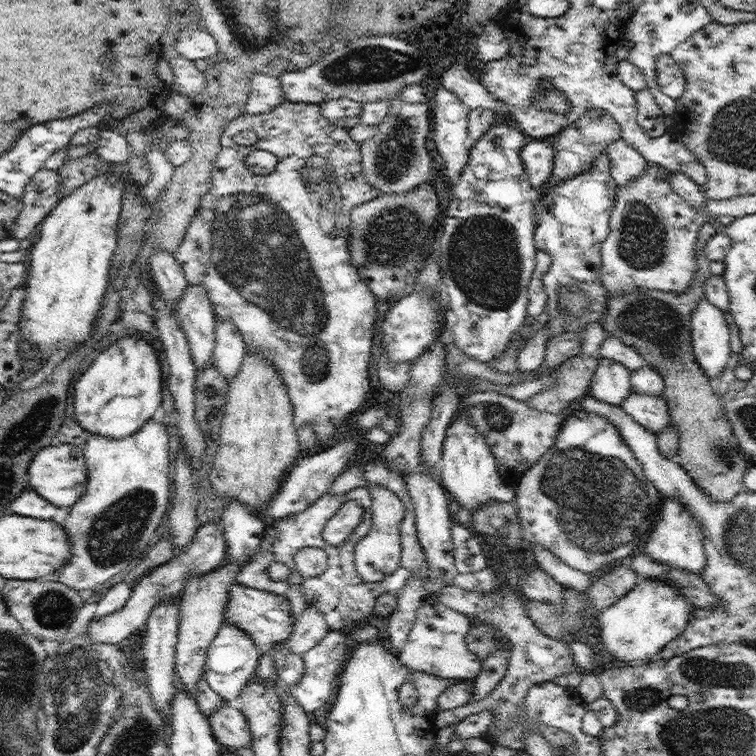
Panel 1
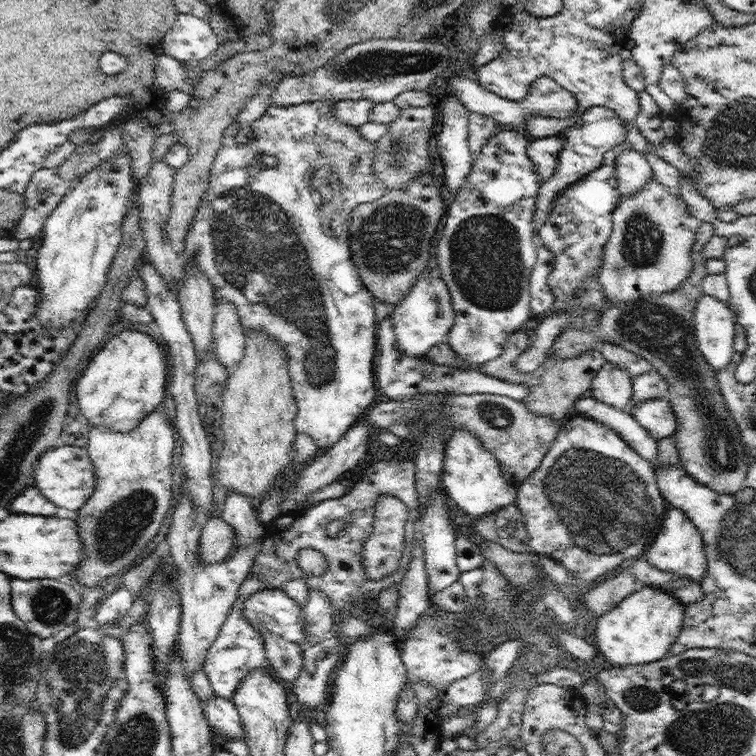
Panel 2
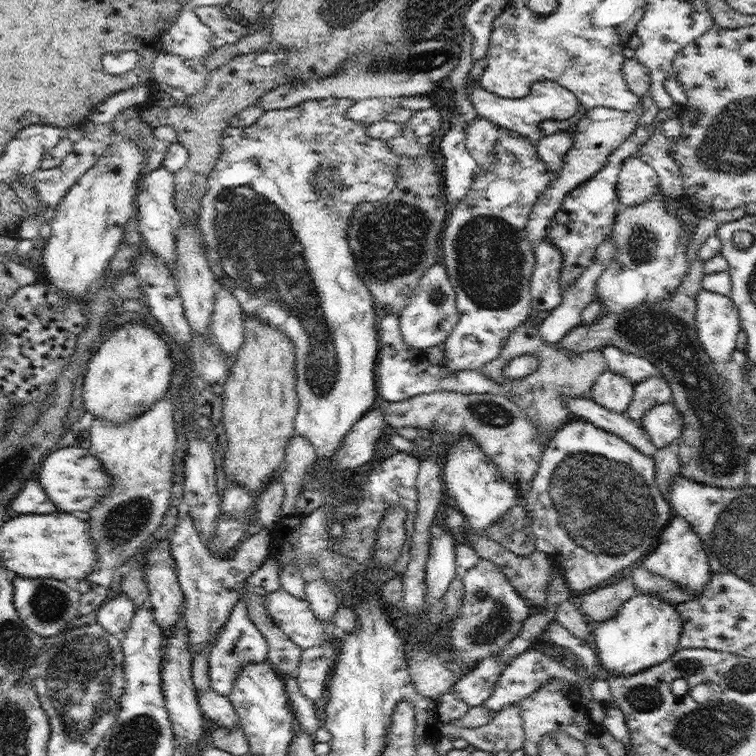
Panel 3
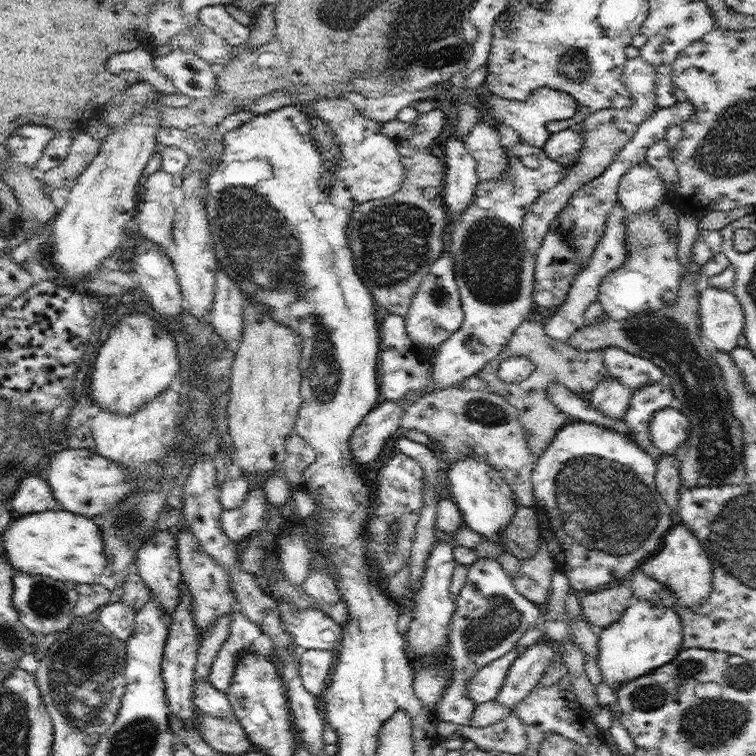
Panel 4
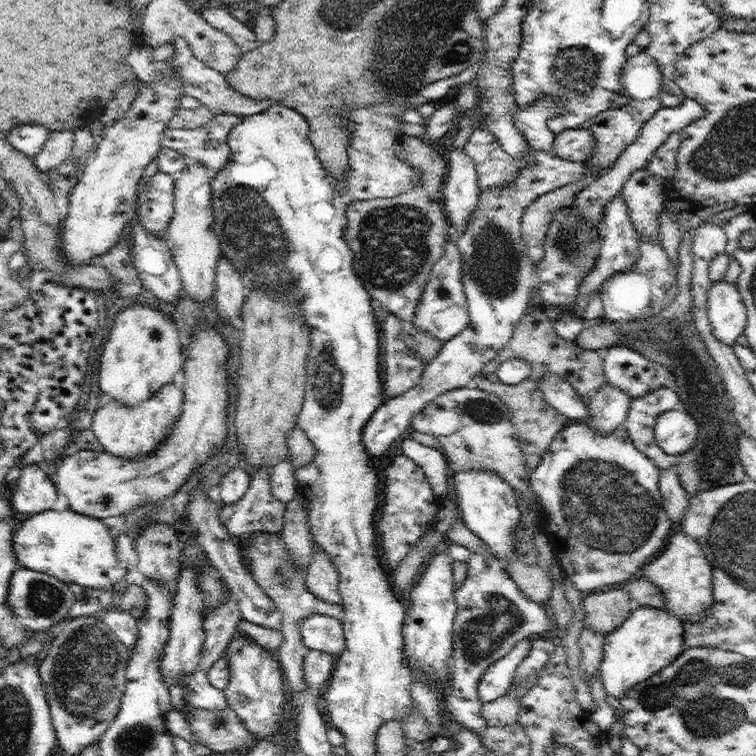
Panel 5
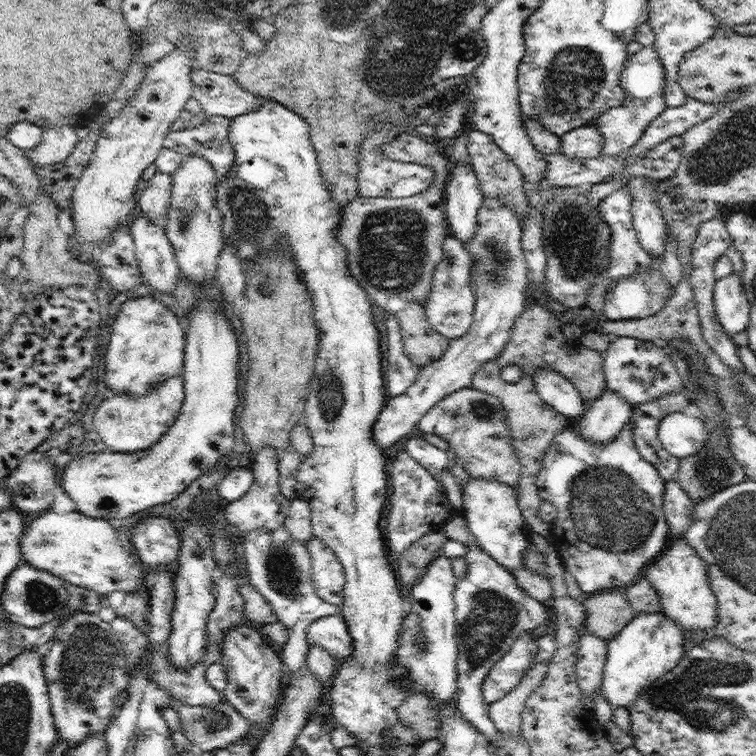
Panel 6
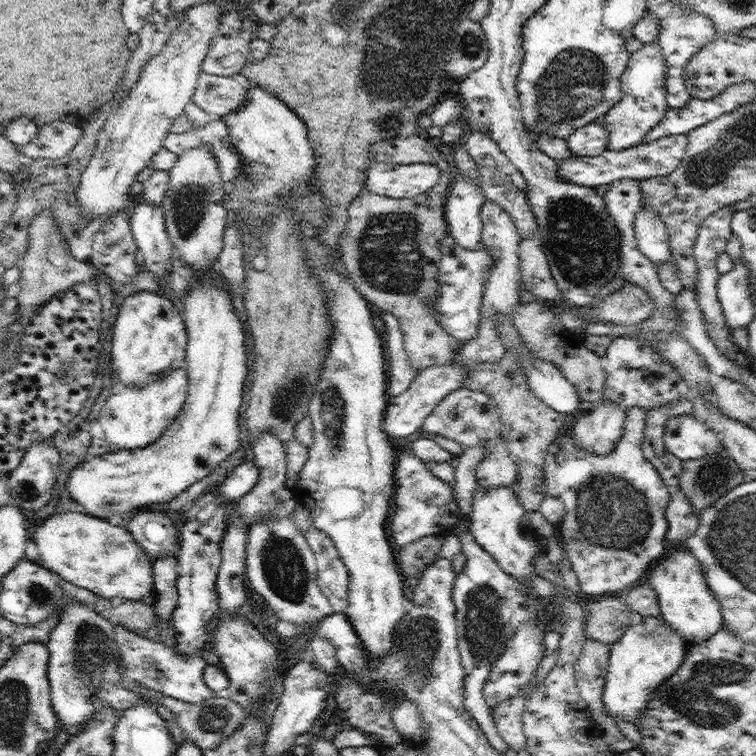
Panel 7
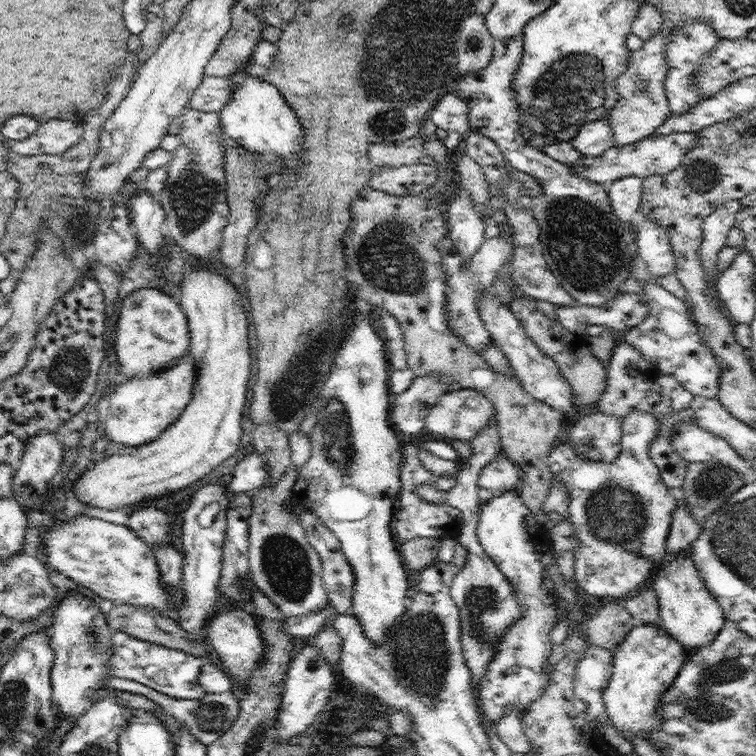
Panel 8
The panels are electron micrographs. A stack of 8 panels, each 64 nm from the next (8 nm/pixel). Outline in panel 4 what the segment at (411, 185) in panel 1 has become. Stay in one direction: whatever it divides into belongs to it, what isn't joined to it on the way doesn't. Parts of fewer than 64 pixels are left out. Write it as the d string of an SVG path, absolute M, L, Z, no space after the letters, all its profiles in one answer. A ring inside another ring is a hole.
M438 108L428 113L419 113L418 121L412 124L416 132L407 139L398 139L398 141L406 141L415 149L430 148L434 140L440 136L445 122L446 116Z

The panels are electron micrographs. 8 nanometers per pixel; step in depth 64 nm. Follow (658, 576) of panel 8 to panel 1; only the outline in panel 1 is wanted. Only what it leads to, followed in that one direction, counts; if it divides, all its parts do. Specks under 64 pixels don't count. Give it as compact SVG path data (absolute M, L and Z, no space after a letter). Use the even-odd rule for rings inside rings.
M662 495L661 517L650 533L644 552L658 563L683 568L694 574L701 574L703 568L706 567L704 538L700 525L687 508L677 500L677 496Z

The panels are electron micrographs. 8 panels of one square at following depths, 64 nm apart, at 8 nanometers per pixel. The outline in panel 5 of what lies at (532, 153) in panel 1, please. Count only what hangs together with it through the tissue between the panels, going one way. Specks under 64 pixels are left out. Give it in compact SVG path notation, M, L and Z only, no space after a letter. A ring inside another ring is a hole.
M586 126L555 133L552 152L571 161L586 161L597 146L592 131Z

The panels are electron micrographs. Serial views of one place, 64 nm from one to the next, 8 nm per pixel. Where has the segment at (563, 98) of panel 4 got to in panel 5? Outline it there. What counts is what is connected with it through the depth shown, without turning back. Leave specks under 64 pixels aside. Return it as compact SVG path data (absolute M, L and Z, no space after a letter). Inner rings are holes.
M543 94L526 108L517 106L513 119L531 148L552 152L555 133L548 128L547 120L559 116L562 111L563 102L557 96Z

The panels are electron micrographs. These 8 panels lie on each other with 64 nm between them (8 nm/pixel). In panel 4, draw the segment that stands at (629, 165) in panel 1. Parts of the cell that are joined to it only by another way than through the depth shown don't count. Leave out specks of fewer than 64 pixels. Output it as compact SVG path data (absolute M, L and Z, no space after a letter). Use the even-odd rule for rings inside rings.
M635 164L619 182L618 202L628 214L658 208L668 192L659 172L648 164Z

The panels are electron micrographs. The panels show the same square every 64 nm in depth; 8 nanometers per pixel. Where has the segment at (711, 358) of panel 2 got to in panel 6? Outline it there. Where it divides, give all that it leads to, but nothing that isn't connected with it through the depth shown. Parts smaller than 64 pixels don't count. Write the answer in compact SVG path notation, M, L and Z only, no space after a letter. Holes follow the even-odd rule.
M732 272L722 280L717 280L713 296L716 318L724 327L726 336L733 340L750 323L750 304L742 288L742 273Z

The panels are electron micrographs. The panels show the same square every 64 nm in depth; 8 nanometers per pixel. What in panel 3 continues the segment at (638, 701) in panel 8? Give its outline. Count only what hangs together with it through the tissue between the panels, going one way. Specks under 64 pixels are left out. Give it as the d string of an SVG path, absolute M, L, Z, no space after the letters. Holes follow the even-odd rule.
M640 592L622 603L616 616L597 623L594 648L604 671L618 676L634 674L668 660L679 649L683 620L674 604Z

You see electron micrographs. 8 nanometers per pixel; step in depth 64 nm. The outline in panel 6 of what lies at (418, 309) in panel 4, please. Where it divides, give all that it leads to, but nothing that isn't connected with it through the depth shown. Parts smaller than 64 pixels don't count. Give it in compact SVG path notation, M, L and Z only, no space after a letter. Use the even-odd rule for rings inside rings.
M448 236L443 242L442 260L436 265L432 276L432 291L424 305L428 328L436 329L449 341L468 334L474 319L474 286L472 286L473 256L457 238Z

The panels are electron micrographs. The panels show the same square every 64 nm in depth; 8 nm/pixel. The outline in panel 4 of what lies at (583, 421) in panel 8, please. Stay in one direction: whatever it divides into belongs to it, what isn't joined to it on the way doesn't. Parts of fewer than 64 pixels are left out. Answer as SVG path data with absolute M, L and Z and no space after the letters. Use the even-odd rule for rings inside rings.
M605 372L603 379L588 397L588 401L606 417L620 421L625 418L632 395L632 390Z

